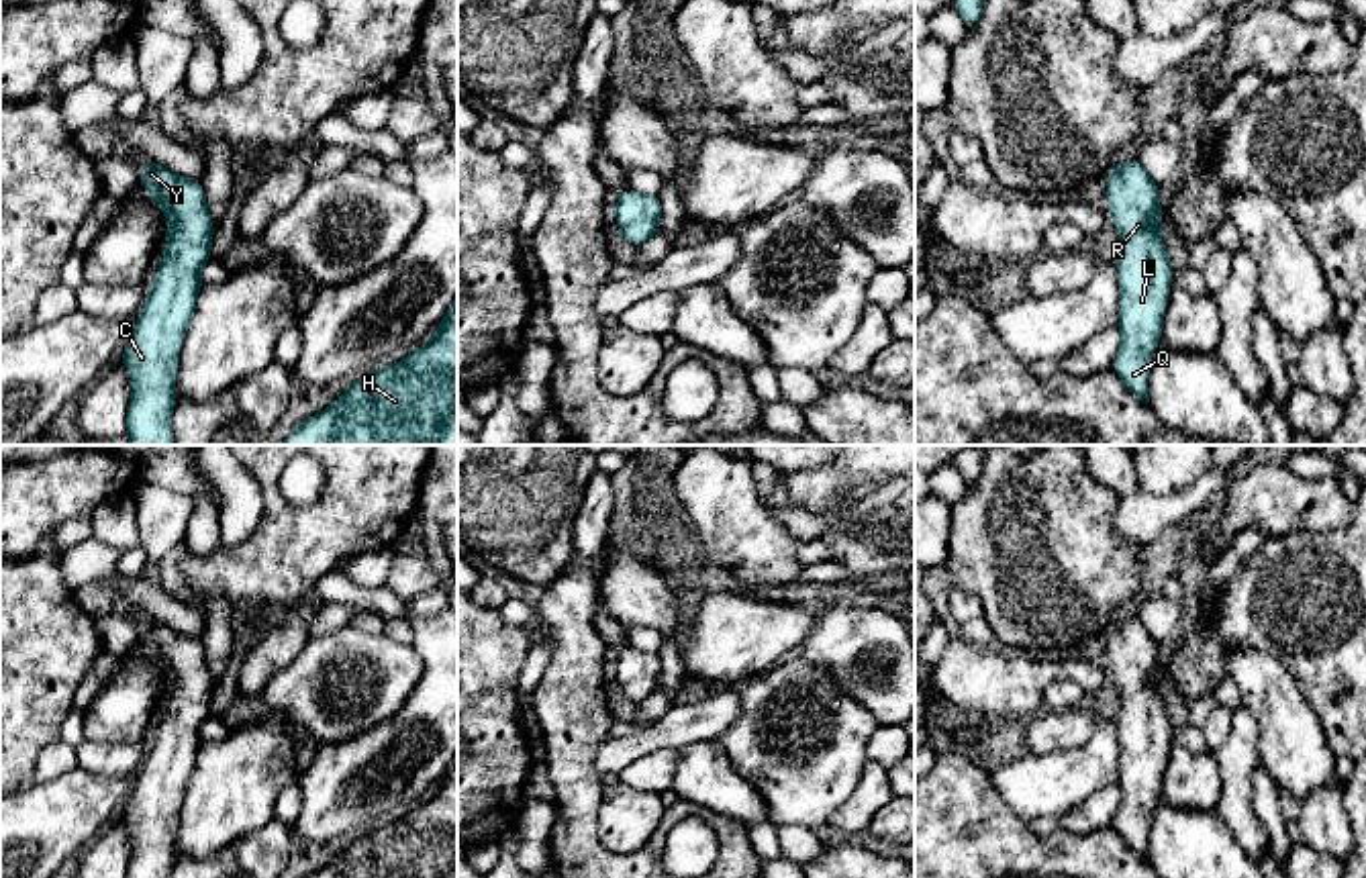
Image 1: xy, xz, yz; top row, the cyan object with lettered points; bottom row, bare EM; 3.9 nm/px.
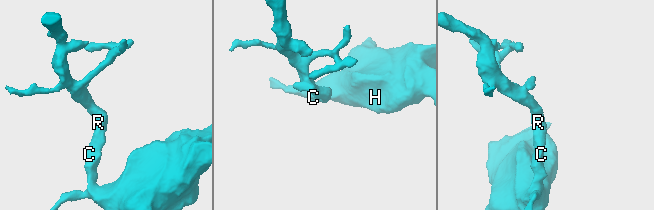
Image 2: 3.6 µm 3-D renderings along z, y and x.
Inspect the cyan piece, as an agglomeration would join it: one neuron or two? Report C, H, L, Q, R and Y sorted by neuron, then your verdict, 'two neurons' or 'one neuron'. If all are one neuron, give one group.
C H L Q R Y | one neuron

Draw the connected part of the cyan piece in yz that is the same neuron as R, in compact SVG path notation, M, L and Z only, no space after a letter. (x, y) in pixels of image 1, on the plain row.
M1117 621L1107 633L1107 655L1121 696L1119 788L1113 829L1139 858L1148 856L1150 819L1162 796L1172 717L1162 696L1160 645L1139 621Z

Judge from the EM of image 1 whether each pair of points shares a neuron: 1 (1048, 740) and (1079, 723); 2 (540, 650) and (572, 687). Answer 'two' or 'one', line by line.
1: one
2: two

